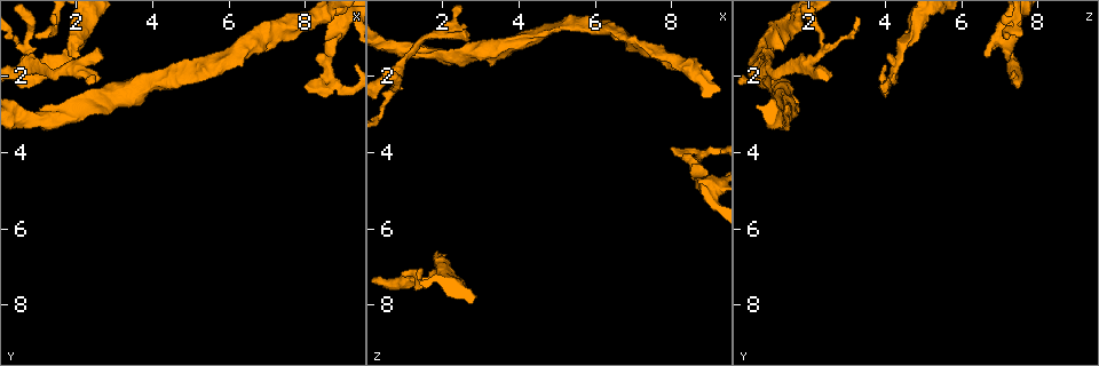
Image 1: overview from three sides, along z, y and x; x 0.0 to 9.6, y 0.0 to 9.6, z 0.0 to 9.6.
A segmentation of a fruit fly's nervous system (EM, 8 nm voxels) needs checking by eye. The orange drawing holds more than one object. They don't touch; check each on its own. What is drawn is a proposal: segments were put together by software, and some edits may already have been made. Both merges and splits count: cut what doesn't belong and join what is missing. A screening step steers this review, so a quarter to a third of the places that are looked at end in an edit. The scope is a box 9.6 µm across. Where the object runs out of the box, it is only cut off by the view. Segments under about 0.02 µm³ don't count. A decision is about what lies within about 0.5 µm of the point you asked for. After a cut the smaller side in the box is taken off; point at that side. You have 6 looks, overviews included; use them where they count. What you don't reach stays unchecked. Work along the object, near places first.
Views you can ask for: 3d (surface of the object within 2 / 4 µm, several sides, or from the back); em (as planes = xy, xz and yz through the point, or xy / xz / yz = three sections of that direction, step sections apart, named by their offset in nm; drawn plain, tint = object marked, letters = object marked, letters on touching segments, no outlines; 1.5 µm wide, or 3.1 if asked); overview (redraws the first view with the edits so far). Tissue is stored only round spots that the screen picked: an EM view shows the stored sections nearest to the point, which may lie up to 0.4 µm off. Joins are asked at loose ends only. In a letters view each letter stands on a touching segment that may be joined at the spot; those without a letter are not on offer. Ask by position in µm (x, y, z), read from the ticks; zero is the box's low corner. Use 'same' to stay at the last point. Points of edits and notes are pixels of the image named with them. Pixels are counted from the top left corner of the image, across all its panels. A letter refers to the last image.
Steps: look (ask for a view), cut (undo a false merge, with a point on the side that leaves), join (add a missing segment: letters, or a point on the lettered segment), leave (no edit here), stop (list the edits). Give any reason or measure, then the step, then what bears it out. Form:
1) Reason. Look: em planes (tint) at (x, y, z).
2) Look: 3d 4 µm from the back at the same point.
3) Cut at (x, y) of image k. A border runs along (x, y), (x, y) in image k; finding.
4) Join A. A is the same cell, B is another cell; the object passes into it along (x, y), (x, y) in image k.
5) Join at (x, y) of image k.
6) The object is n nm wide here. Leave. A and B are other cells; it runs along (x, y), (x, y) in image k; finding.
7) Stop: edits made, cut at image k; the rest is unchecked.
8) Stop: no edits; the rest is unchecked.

Stops while still wide. Look: 3d 2 µm from the back at (5.10, 1.60, 0.70).

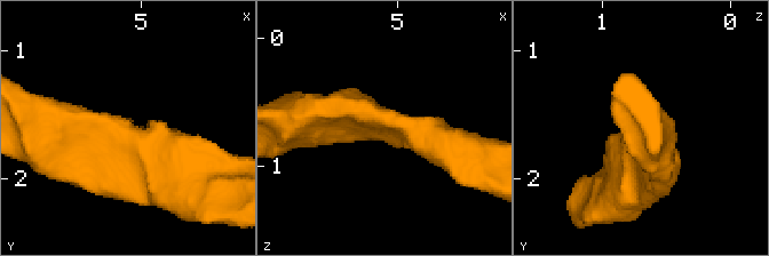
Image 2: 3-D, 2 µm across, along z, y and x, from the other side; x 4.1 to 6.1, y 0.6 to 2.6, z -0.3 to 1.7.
Look: em planes (letters) at (5.12, 1.56, 0.70).

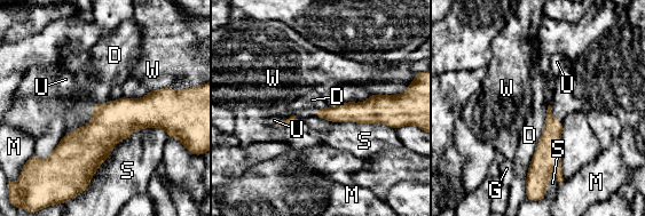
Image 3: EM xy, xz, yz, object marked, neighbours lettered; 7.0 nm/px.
The longest contact is with S, 700 nm. Leave. D, G, M, S, U and W are other cells; it runs along (170, 103), (53, 157) in image 3; none of them fits.

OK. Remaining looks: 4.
Sudden change in width. Look: em planes (tint) at (0.80, 1.70, 1.90).

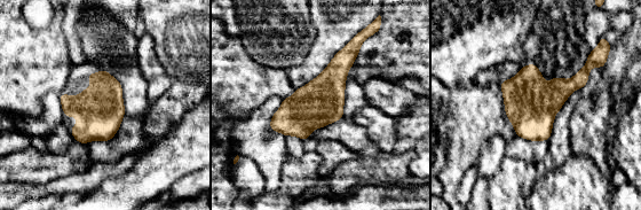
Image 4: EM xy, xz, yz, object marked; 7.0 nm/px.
See the neighbours. Look: em planes (letters) at the same point.

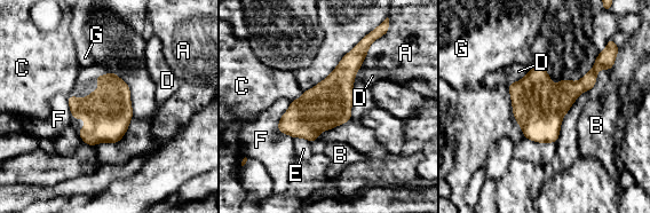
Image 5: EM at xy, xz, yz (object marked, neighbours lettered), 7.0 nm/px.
Leave. A, B, C, D, E, F and G are other cells; a border runs along (303, 92), (299, 97), (291, 101) in image 5; continuous, no second neuron.

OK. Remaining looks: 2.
Branch stops here. Look: 3d 2 µm at (2.65, 1.25, 1.00).

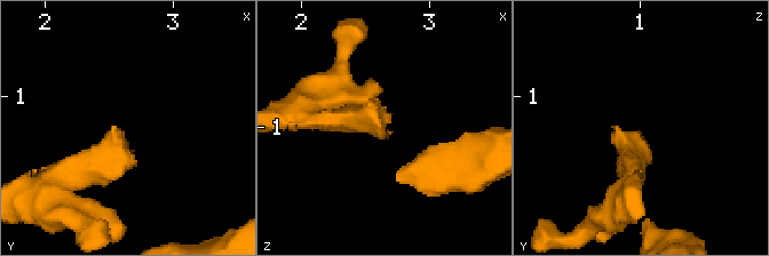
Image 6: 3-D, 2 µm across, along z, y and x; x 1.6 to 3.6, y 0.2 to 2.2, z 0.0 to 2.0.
Look: em planes (letters) at (2.64, 1.28, 0.96).

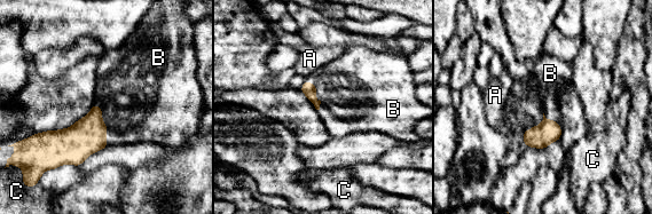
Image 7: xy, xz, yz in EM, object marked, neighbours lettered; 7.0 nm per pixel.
The object is 100 nm wide here. Join B. B is the same cell, A and C are other cells; it goes on there.

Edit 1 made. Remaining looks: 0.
Stop: edits made, join at image 7; the rest is unchecked.

